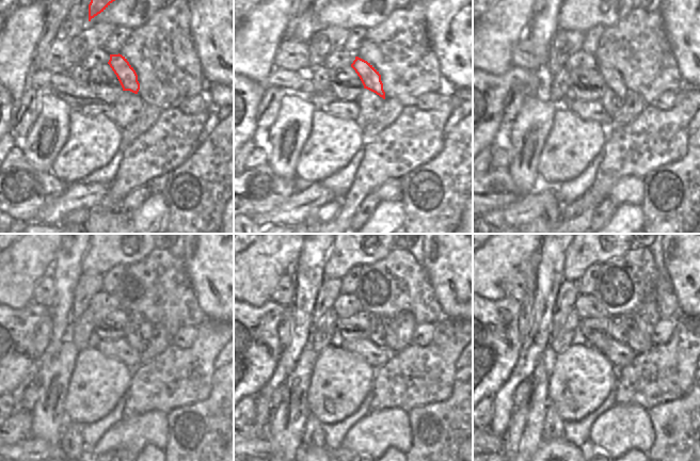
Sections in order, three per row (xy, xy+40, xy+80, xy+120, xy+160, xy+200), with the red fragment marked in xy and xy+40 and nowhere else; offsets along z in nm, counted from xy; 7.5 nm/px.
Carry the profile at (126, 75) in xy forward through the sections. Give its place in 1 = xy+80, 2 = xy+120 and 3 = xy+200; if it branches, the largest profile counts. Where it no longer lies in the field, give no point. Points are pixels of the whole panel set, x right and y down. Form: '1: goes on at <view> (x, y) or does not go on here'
1: goes on at xy+80 (613, 79)
2: goes on at xy+120 (146, 328)
3: goes on at xy+200 (640, 344)

